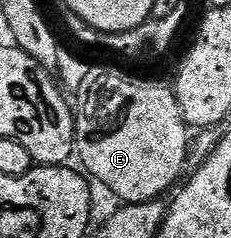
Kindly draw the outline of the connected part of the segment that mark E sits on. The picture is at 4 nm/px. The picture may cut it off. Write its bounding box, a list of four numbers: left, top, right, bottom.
[74,63,190,205]

